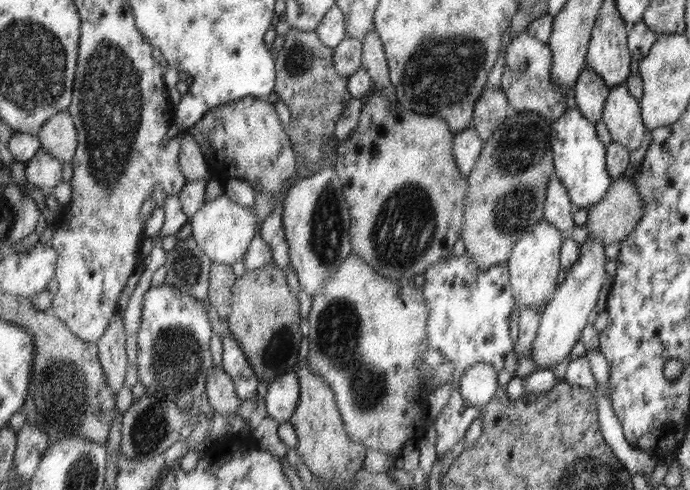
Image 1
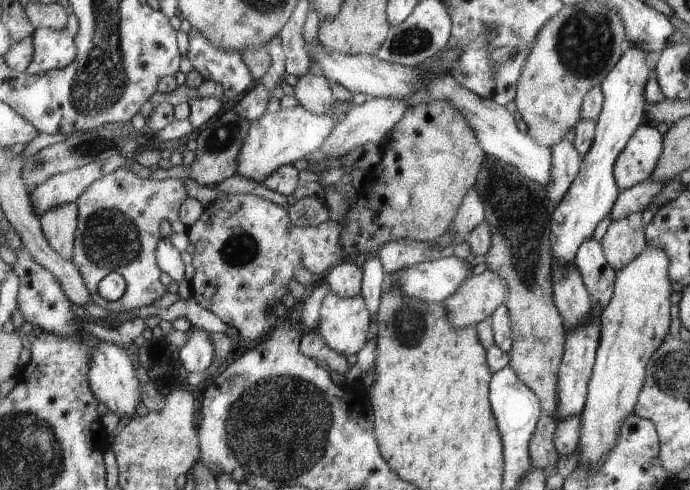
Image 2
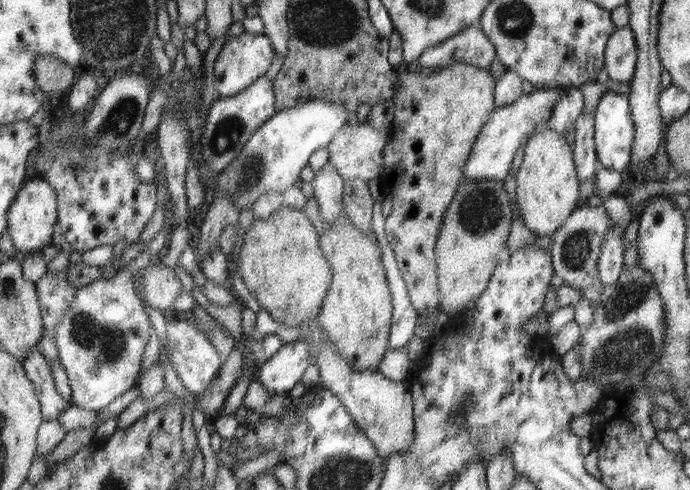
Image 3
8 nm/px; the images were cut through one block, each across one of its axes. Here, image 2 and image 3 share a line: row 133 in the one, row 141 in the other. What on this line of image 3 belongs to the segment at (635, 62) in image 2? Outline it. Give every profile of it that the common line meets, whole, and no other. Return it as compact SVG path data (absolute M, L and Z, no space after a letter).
M609 92L603 95L595 111L596 149L600 164L608 169L626 173L631 164L635 142L635 121L631 115L630 96Z

